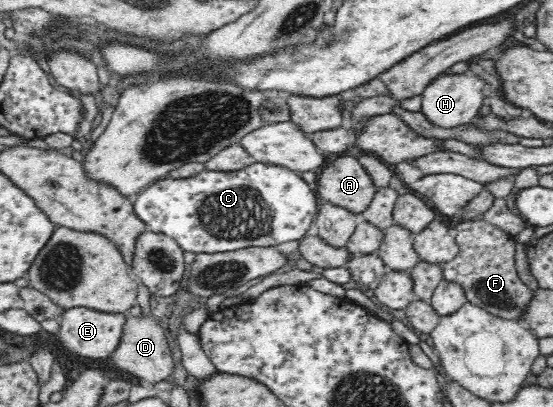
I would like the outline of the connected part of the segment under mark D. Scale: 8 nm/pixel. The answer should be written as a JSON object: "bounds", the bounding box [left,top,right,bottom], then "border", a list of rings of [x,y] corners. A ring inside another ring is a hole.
{"bounds":[111,315,176,383],"border":[[[128,315],[120,344],[111,354],[116,368],[134,375],[141,382],[158,383],[171,378],[176,370],[173,352],[166,340],[165,330],[152,316],[136,317]]]}

